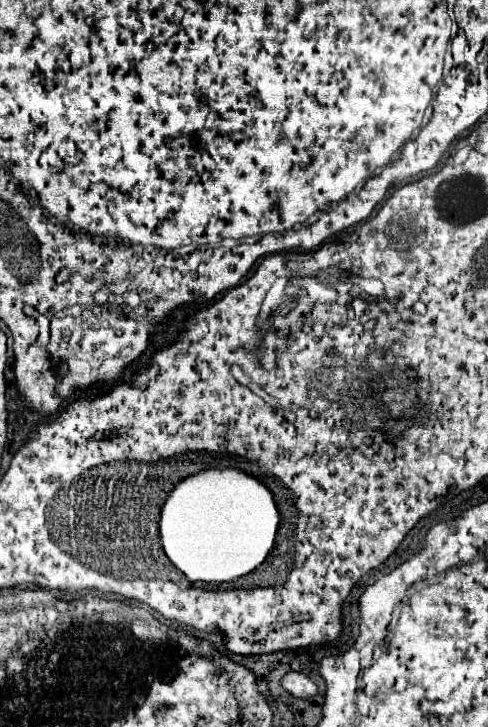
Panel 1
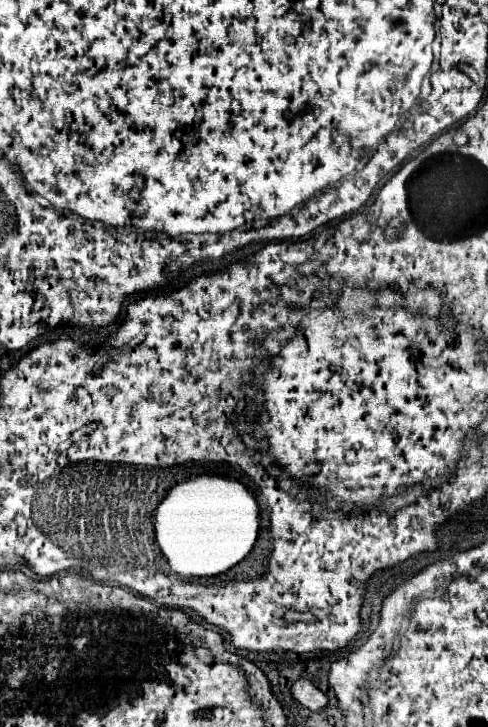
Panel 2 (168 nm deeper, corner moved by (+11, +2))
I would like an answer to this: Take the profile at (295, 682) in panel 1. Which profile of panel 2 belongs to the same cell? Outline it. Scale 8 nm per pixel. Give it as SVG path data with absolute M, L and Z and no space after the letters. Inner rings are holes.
M296 680L292 684L292 696L294 700L298 700L302 706L310 708L310 710L322 710L328 704L328 698L322 690L318 690L310 680Z

